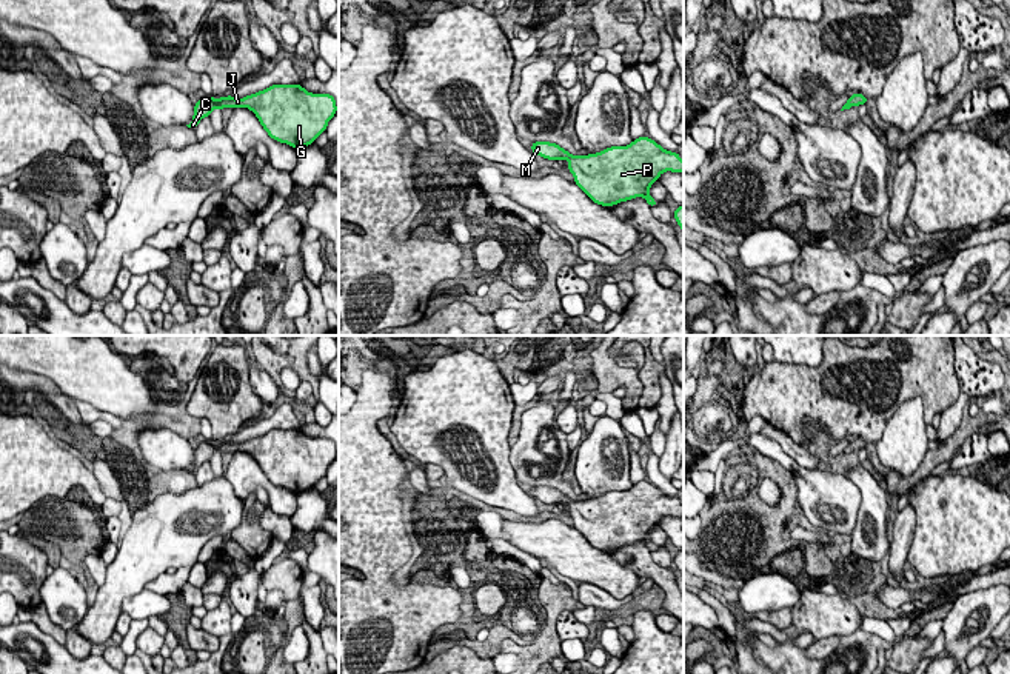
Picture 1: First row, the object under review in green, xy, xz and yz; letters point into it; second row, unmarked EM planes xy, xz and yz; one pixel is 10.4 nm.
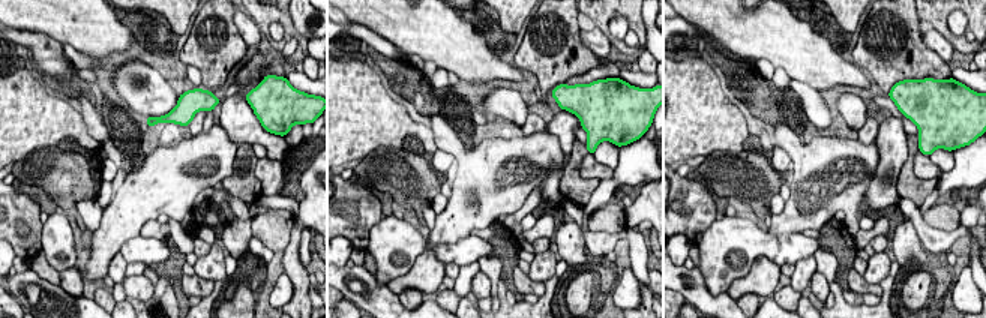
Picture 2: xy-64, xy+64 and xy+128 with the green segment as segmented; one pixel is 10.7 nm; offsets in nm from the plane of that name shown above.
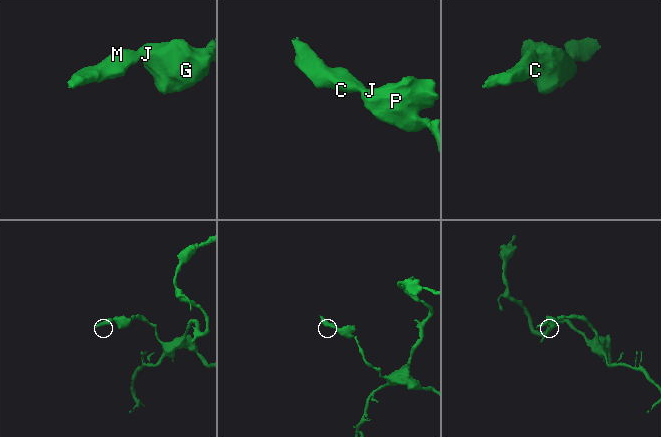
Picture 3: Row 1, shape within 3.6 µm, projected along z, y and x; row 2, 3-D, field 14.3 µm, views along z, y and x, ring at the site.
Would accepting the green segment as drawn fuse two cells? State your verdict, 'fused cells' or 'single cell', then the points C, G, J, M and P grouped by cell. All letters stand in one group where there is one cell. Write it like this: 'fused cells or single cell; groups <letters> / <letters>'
single cell; groups C G J M P

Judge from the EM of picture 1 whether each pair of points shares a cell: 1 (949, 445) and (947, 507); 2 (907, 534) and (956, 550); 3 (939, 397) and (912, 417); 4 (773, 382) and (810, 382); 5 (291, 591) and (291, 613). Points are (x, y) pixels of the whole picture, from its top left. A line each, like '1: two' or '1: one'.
1: two
2: two
3: two
4: one
5: two

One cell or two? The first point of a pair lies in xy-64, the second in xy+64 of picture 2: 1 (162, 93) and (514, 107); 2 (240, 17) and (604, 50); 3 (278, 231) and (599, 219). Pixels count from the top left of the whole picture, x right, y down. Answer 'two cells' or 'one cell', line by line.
1: one cell
2: one cell
3: one cell

